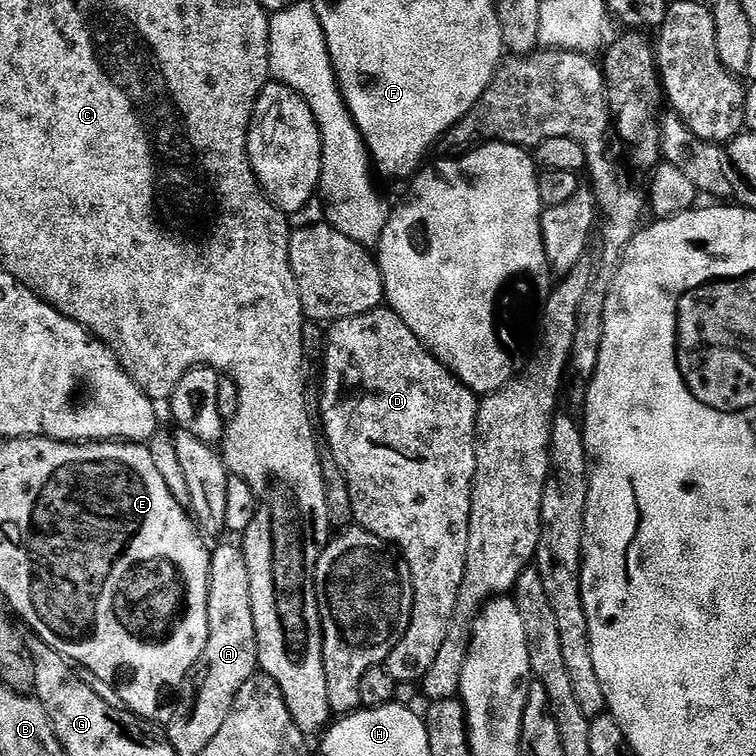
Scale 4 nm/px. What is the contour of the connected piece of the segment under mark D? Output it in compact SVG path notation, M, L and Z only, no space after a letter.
M381 306L372 312L351 316L345 320L337 320L327 329L326 347L322 357L324 364L324 393L320 396L320 416L324 419L322 436L328 439L327 451L332 453L338 466L344 471L348 480L348 489L352 499L352 515L355 523L365 528L370 534L385 540L389 546L395 546L406 563L410 566L414 602L412 617L403 638L390 650L386 667L398 682L423 681L426 670L434 666L434 658L438 650L442 650L442 642L450 635L448 627L452 624L452 615L460 604L460 590L464 587L464 571L466 570L466 550L470 546L470 506L472 505L472 479L476 476L476 410L478 397L466 385L453 376L444 365L436 361L436 357L425 348L406 322L398 318L398 314L387 306Z

